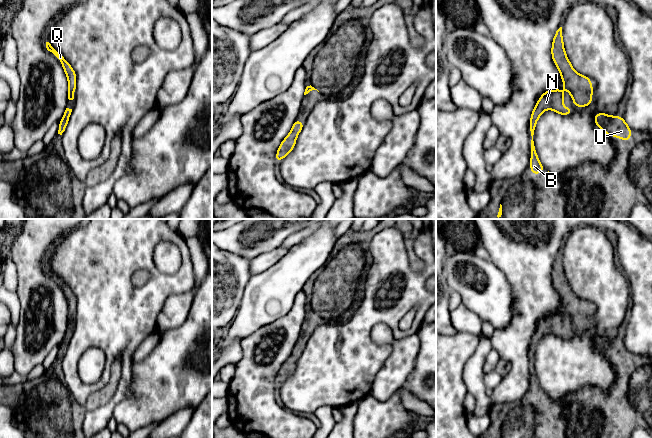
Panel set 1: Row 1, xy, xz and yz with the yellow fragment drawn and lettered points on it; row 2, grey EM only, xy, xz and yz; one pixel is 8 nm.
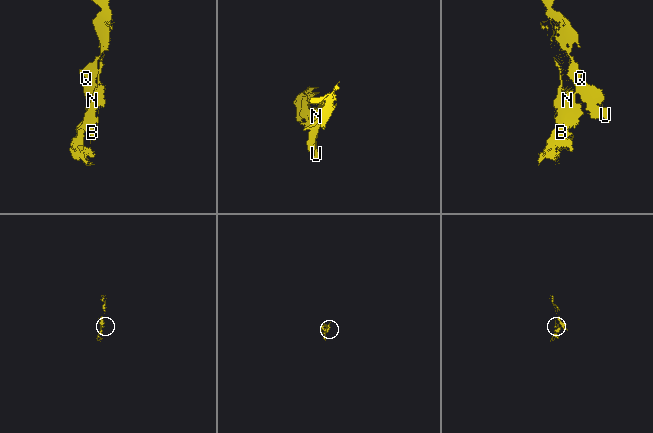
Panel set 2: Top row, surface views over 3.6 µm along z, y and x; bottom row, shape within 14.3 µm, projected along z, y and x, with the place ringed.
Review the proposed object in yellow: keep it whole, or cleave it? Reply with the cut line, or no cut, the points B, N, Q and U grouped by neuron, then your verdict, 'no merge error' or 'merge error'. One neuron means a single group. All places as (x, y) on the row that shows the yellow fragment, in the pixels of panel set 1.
cut none; groups B N Q U; no merge error

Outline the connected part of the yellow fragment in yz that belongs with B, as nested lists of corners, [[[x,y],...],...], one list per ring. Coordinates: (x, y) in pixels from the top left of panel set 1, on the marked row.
[[[548,90],[544,92],[539,100],[535,108],[532,111],[529,123],[529,131],[530,131],[530,168],[533,177],[537,173],[546,172],[545,168],[541,165],[535,147],[535,127],[536,123],[541,116],[544,110],[553,109],[556,113],[568,116],[573,112],[572,108],[564,108],[563,107],[563,90]]]

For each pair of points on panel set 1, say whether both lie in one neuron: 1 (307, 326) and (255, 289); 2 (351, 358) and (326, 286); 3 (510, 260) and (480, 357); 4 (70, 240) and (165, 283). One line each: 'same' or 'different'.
1: different
2: different
3: different
4: same

